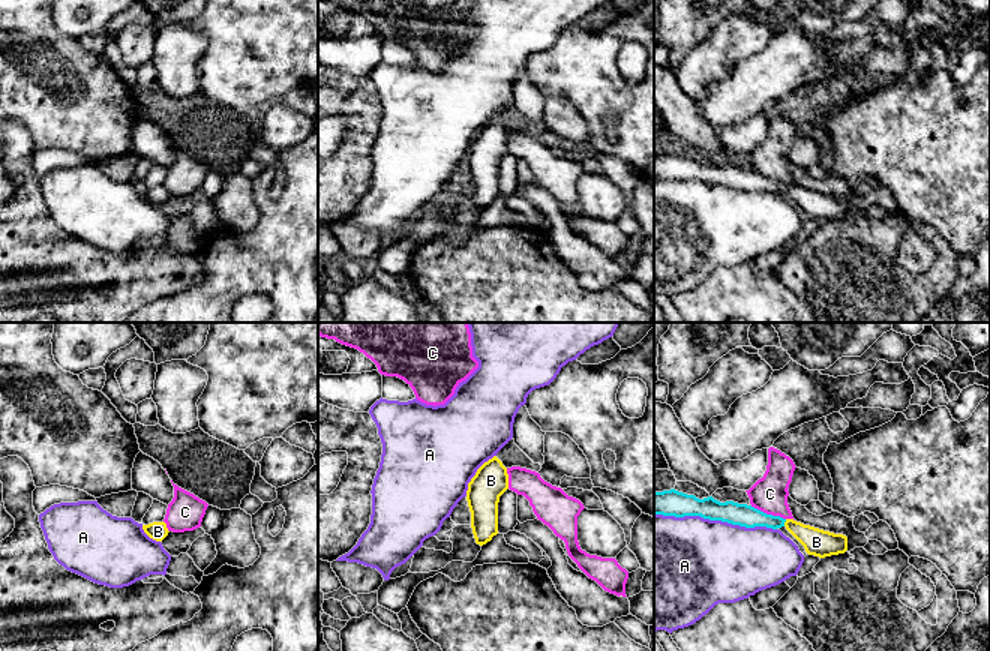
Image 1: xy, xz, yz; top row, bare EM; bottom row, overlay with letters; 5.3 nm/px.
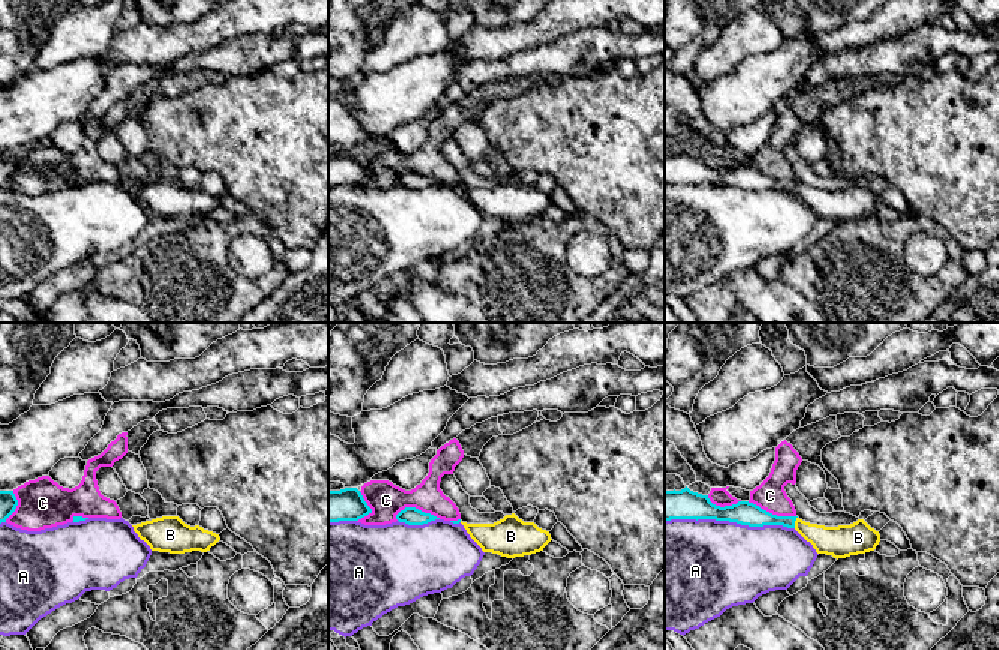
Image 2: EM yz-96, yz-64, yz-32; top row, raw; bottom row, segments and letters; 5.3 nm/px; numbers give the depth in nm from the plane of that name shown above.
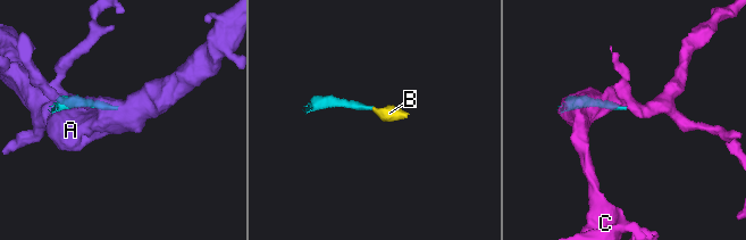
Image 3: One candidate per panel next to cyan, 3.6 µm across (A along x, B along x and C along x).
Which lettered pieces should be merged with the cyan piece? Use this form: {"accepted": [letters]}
{"accepted": ["B"]}

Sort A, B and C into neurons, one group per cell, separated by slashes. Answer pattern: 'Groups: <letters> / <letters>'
Groups: A / B / C

